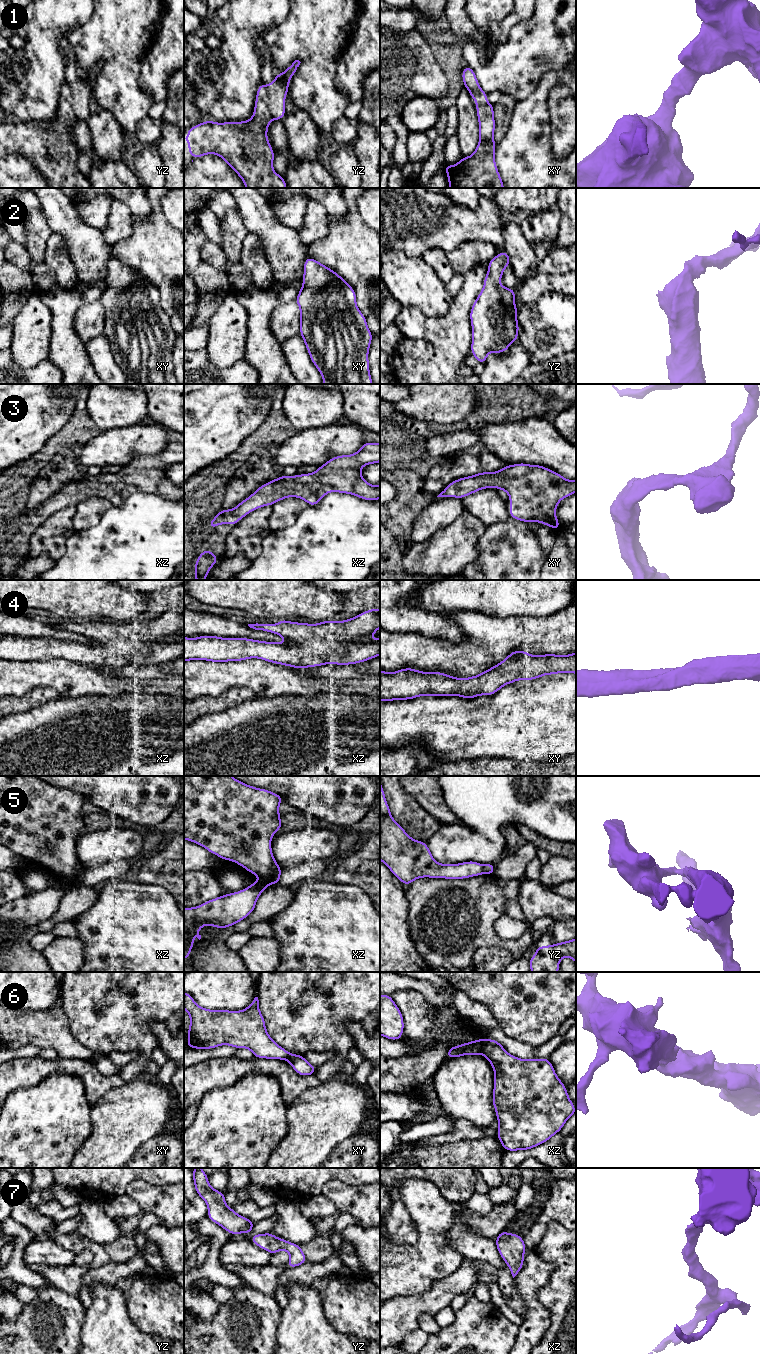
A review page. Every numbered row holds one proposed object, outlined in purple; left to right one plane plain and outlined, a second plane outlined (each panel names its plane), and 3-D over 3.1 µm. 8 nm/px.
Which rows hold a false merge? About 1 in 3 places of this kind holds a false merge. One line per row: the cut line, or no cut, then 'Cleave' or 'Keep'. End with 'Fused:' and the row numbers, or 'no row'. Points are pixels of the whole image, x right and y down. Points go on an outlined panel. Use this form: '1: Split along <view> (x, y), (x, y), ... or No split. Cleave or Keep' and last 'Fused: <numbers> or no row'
1: No split. Keep
2: No split. Keep
3: No split. Keep
4: No split. Keep
5: Split along yz (483, 865), (484, 872). Cleave
6: Split along xz (487, 1038), (482, 1053). Cleave
7: No split. Keep
Fused: 5, 6

